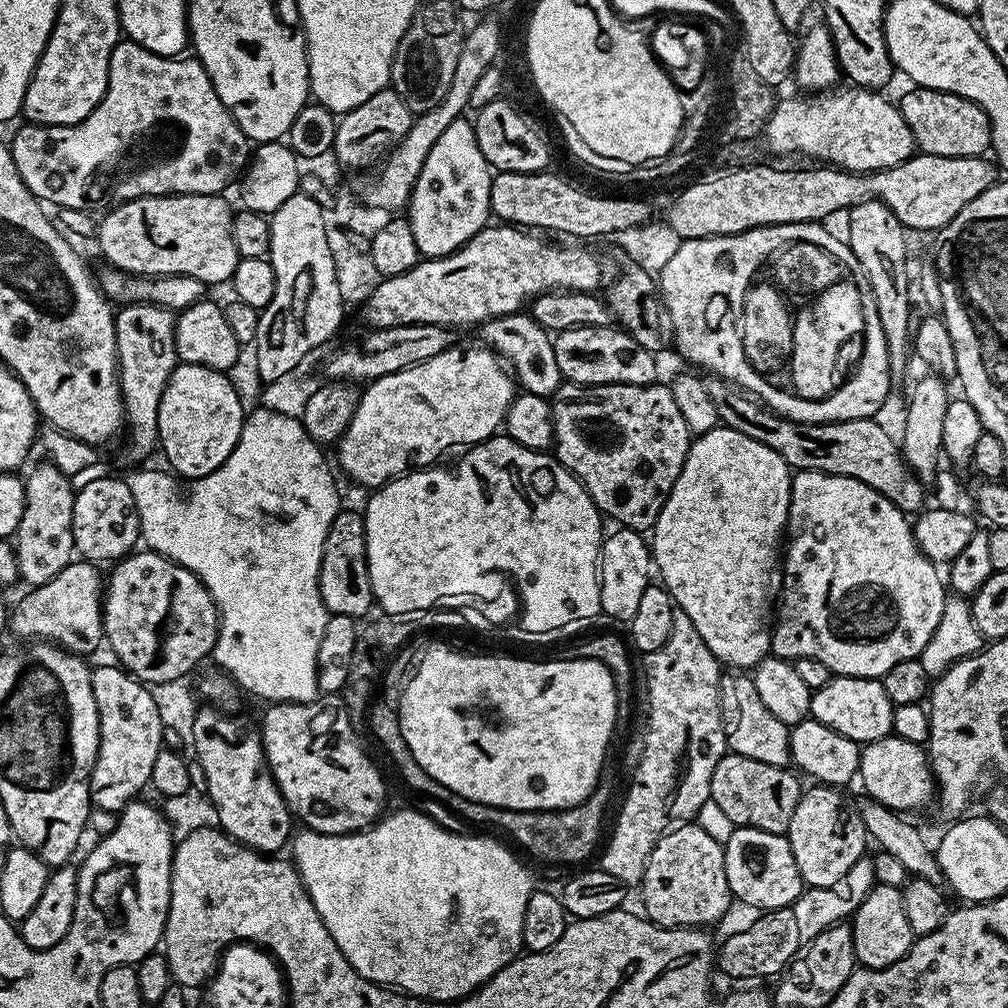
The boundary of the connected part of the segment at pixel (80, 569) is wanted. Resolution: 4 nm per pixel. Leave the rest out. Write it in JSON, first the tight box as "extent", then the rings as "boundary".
{"extent":[10,562,105,654],"boundary":[[[73,562],[67,564],[50,582],[38,584],[27,589],[28,593],[10,608],[10,629],[20,638],[31,638],[36,642],[51,642],[68,652],[85,654],[92,652],[99,644],[105,643],[104,639],[104,610],[102,607],[102,576],[95,563]]]}

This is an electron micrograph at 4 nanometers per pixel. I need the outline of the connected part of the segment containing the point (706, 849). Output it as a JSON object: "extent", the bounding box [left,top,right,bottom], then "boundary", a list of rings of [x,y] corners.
{"extent":[642,822,734,928],"boundary":[[[684,822],[664,833],[657,842],[650,858],[646,862],[646,874],[642,881],[644,888],[643,915],[662,928],[700,928],[720,920],[734,904],[734,897],[724,865],[724,850],[721,844],[714,842],[706,830],[702,830],[695,822]]]}

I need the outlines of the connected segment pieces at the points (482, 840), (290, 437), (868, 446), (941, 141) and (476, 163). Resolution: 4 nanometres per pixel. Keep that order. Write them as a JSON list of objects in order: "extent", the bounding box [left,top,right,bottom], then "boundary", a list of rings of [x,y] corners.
[{"extent":[291,808,534,1002],"boundary":[[[404,808],[401,812],[389,811],[387,815],[376,821],[371,828],[361,828],[358,832],[347,832],[344,836],[327,836],[321,832],[300,830],[291,841],[291,859],[300,872],[302,882],[334,942],[342,950],[344,957],[352,963],[354,970],[375,984],[383,984],[393,990],[399,990],[410,996],[419,996],[421,1000],[439,1000],[455,1002],[463,1000],[478,987],[476,972],[491,974],[504,967],[509,960],[521,955],[524,939],[522,938],[522,914],[526,914],[526,902],[530,902],[530,894],[534,884],[524,869],[524,864],[504,844],[491,840],[488,836],[463,836],[460,832],[451,832],[440,824],[435,824],[428,816],[415,812],[412,808]]]},{"extent":[127,406,341,704],"boundary":[[[256,406],[245,415],[242,434],[238,434],[238,442],[234,450],[230,450],[230,458],[218,466],[210,474],[191,481],[187,486],[188,492],[180,489],[181,481],[175,475],[167,471],[155,472],[149,466],[141,467],[133,476],[127,477],[130,490],[134,494],[134,502],[138,506],[138,518],[140,519],[140,534],[145,544],[151,551],[159,556],[167,556],[176,564],[181,564],[186,570],[190,570],[206,586],[216,603],[216,610],[220,614],[220,633],[216,639],[216,649],[212,651],[211,659],[217,660],[219,667],[232,677],[233,681],[241,689],[244,688],[252,696],[261,696],[264,702],[277,704],[311,704],[317,699],[316,686],[316,659],[318,658],[318,642],[322,642],[322,630],[326,630],[326,622],[330,613],[324,609],[324,603],[320,597],[318,586],[318,574],[320,573],[320,559],[322,558],[322,546],[326,542],[326,534],[330,530],[330,522],[341,512],[337,477],[332,477],[332,468],[324,457],[325,449],[315,444],[306,434],[304,423],[294,417],[276,412],[263,406]]]},{"extent":[704,375,925,514],"boundary":[[[709,375],[704,385],[718,410],[718,421],[723,427],[738,430],[738,434],[746,434],[746,438],[762,442],[762,446],[770,446],[774,454],[788,463],[789,469],[825,472],[828,476],[849,476],[878,490],[905,514],[925,511],[925,481],[918,479],[909,468],[904,461],[901,445],[890,438],[874,418],[829,424],[799,424],[772,412],[744,389],[729,384],[719,376]]]},{"extent":[898,87,992,156],"boundary":[[[909,87],[898,107],[910,126],[915,147],[926,156],[984,156],[992,148],[992,127],[974,102],[933,88]]]},{"extent":[406,118,493,257],"boundary":[[[461,118],[450,122],[450,126],[442,130],[442,138],[438,138],[430,154],[426,154],[426,162],[422,162],[422,170],[413,184],[412,195],[406,205],[410,234],[414,234],[414,242],[421,257],[448,256],[485,228],[492,216],[490,186],[493,175],[493,169],[486,162],[482,150],[478,150],[478,138],[473,121]]]}]

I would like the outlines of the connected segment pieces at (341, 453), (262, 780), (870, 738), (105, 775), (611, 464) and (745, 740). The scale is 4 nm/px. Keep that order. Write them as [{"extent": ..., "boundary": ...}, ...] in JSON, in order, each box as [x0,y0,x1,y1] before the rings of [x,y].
[{"extent":[334,346,514,490],"boundary":[[[449,346],[434,354],[434,358],[426,358],[409,368],[371,381],[361,391],[354,418],[350,418],[350,426],[346,426],[342,438],[334,448],[340,459],[340,468],[345,472],[343,475],[367,490],[375,490],[409,470],[435,465],[439,461],[436,459],[447,448],[456,448],[459,444],[481,444],[497,435],[514,395],[514,380],[506,371],[501,357],[487,346],[479,347]]]},{"extent":[190,706,294,854],"boundary":[[[200,706],[194,718],[194,738],[190,747],[196,752],[196,760],[200,763],[200,772],[204,775],[206,795],[218,809],[219,827],[232,840],[265,854],[279,853],[279,848],[289,843],[293,835],[294,817],[286,806],[282,794],[268,769],[268,760],[264,757],[264,741],[261,733],[256,732],[240,716],[227,716],[226,711],[216,706]]]},{"extent":[810,675,893,746],"boundary":[[[833,675],[826,686],[813,691],[810,716],[811,719],[822,722],[822,726],[830,726],[838,734],[863,746],[881,740],[892,732],[893,707],[892,699],[886,694],[879,679]]]},{"extent":[88,664,166,814],"boundary":[[[112,664],[92,668],[94,702],[100,719],[100,749],[92,767],[88,795],[95,807],[119,814],[139,797],[136,795],[143,788],[149,787],[154,760],[165,743],[166,727],[148,685]]]},{"extent":[552,382,694,534],"boundary":[[[653,382],[651,384],[573,384],[561,383],[560,387],[552,393],[552,442],[554,455],[567,472],[579,480],[581,486],[590,494],[596,508],[605,517],[608,516],[621,528],[628,528],[632,532],[641,534],[651,533],[652,527],[658,522],[658,514],[662,514],[662,506],[674,490],[674,482],[678,482],[678,474],[682,474],[682,466],[688,457],[688,448],[692,445],[694,433],[686,426],[686,418],[682,418],[682,410],[678,410],[678,402],[674,402],[674,394],[667,383]]]},{"extent":[720,670,792,768],"boundary":[[[728,670],[720,678],[720,713],[724,743],[728,752],[742,754],[742,758],[754,758],[757,762],[766,762],[766,766],[788,768],[792,751],[789,725],[774,718],[758,694],[751,675],[744,670]]]}]

